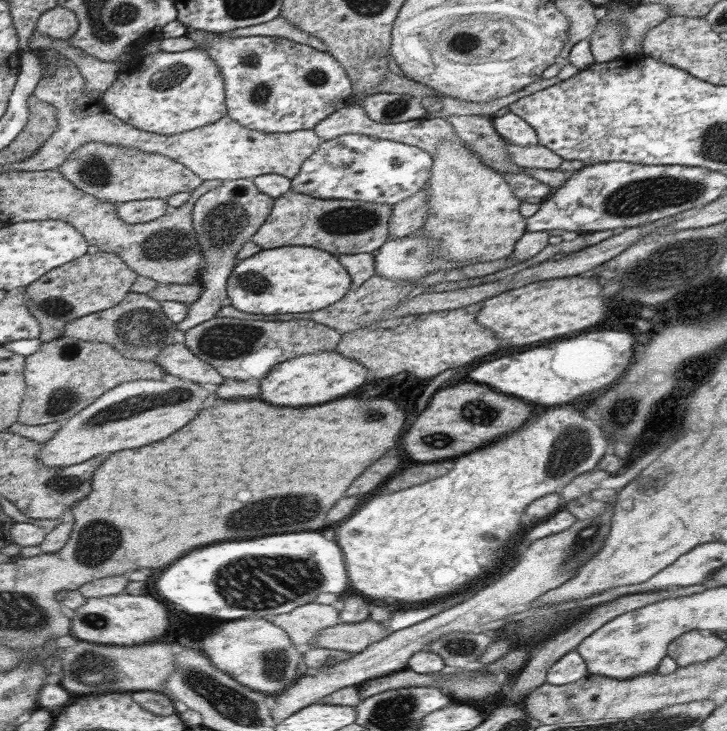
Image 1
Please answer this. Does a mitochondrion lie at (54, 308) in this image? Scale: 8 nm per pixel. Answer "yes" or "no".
yes

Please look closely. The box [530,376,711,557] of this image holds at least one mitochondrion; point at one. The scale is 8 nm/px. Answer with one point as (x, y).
(572, 449)

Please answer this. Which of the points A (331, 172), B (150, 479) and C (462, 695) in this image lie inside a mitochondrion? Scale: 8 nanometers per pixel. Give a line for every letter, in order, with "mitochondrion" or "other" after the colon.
A: other
B: other
C: other

